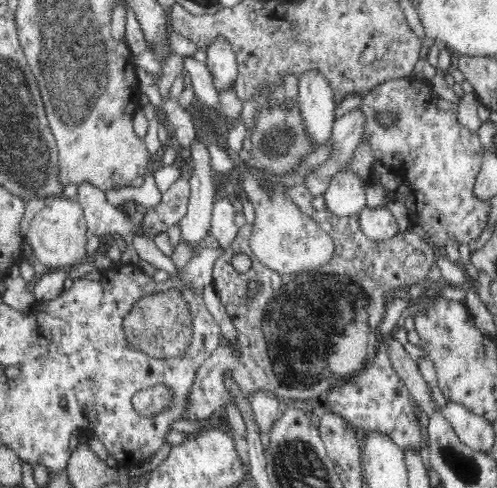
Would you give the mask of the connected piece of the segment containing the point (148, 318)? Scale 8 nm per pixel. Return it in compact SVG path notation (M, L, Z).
M166 286L159 292L140 296L123 318L121 326L130 347L152 358L180 356L192 348L193 324L188 301L174 287Z

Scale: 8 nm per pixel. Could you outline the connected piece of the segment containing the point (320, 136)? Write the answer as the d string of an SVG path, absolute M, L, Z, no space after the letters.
M318 68L300 72L298 79L304 128L312 138L312 150L317 150L331 136L335 121L335 92Z

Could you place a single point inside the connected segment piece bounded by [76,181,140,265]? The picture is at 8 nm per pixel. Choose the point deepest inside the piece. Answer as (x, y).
(103, 219)

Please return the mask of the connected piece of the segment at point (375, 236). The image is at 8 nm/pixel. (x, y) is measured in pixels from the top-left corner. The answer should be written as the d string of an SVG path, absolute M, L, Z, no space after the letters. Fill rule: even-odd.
M387 206L384 208L364 208L360 213L360 227L373 240L389 240L398 235L396 218Z

